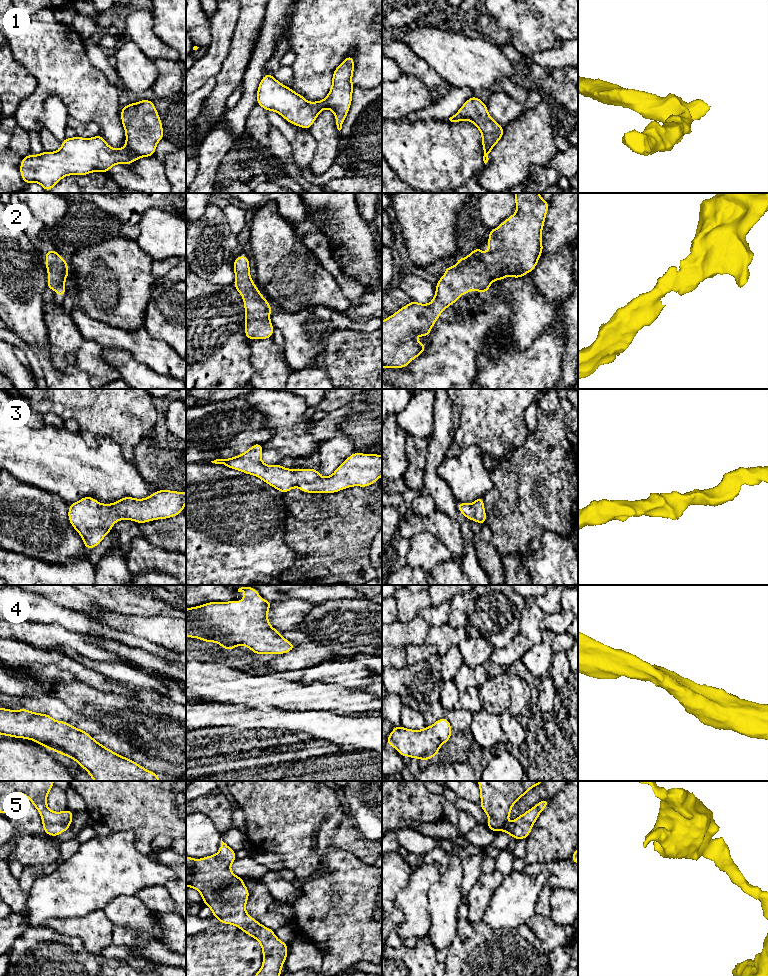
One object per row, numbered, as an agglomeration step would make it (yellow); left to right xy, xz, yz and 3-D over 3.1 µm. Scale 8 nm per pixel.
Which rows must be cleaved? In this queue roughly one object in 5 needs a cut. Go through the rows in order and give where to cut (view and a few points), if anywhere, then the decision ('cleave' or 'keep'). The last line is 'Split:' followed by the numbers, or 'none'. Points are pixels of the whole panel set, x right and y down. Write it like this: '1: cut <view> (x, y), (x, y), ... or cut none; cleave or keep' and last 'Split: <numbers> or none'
1: cut none; keep
2: cut none; keep
3: cut none; keep
4: cut none; keep
5: cut none; keep
Split: none

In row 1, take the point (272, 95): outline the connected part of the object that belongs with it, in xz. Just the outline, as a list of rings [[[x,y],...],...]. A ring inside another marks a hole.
[[[348,55],[346,59],[334,70],[332,78],[332,87],[324,100],[308,102],[302,95],[294,92],[290,87],[286,87],[277,81],[272,74],[263,76],[257,89],[257,105],[262,106],[266,111],[275,111],[285,120],[293,125],[308,130],[315,122],[319,113],[325,109],[330,109],[336,117],[337,129],[340,131],[345,121],[347,113],[352,102],[352,93],[354,85],[352,76],[354,72],[354,58]]]

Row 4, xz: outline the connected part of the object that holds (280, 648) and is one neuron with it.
[[[241,587],[238,592],[244,592],[245,598],[237,604],[234,600],[228,602],[209,602],[200,606],[186,609],[186,636],[199,638],[204,642],[215,642],[223,649],[233,650],[236,646],[249,647],[253,654],[285,654],[295,649],[275,630],[268,621],[268,610],[272,604],[270,600],[259,597],[256,588]]]

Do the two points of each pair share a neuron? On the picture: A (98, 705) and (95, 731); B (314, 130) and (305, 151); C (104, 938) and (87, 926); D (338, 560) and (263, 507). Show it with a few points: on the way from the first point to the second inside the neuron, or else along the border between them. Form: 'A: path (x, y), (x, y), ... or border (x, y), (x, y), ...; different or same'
A: border (91, 714), (96, 716), (114, 733); different
B: border (307, 130), (316, 143), (312, 159); different
C: path (100, 936), (91, 928); same
D: border (283, 500), (286, 506), (285, 542), (289, 546); different

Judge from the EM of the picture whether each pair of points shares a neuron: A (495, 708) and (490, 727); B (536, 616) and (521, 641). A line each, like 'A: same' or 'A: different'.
A: different
B: different

